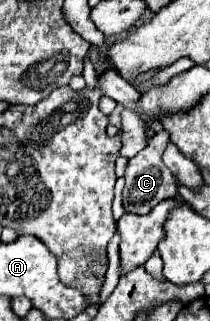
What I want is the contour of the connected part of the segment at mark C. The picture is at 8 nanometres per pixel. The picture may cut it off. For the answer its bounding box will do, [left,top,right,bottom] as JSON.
[123,130,179,214]

